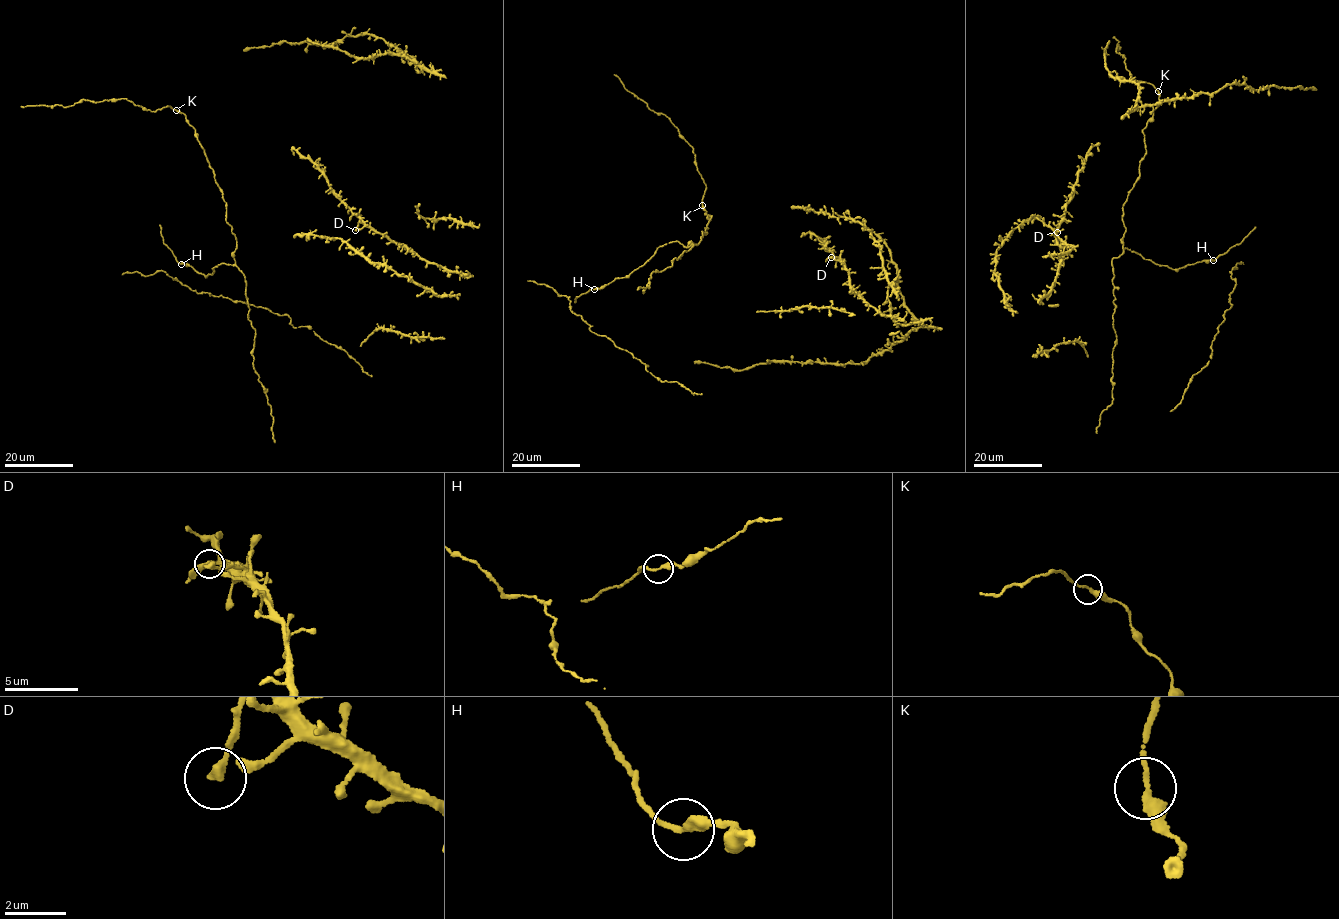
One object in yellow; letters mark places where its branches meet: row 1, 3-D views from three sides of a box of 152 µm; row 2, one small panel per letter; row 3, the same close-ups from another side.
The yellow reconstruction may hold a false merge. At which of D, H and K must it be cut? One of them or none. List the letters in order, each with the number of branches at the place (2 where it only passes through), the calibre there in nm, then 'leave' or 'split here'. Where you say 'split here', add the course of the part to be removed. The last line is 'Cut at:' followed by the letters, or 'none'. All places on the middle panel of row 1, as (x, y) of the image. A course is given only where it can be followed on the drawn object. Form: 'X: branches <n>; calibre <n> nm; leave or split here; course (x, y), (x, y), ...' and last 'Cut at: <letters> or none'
D: branches 2; calibre 240 nm; leave
H: branches 2; calibre 240 nm; leave
K: branches 2; calibre 240 nm; leave
Cut at: none

